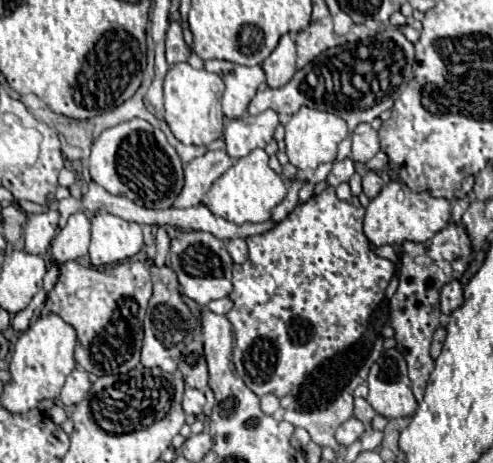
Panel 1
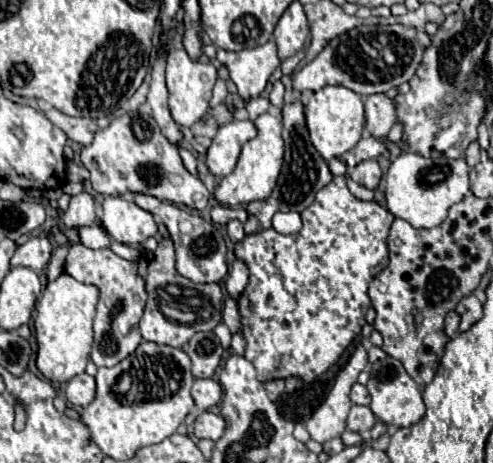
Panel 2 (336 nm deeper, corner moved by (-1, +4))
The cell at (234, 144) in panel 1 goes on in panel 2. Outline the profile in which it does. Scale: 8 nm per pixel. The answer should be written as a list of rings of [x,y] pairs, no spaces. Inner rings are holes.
[[[232,120],[222,128],[218,128],[206,152],[208,170],[218,178],[228,176],[238,162],[242,144],[252,140],[254,136],[256,136],[256,126],[252,120]]]

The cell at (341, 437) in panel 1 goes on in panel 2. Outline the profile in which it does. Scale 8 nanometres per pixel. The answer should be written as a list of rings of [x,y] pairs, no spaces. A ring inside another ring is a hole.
[[[356,404],[350,408],[348,420],[346,420],[348,428],[360,434],[368,432],[374,426],[374,422],[376,422],[376,416],[372,414],[372,410],[368,406],[356,406]]]

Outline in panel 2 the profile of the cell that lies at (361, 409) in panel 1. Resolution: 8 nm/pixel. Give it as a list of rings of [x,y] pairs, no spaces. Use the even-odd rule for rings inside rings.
[[[358,382],[352,386],[350,398],[352,398],[352,402],[354,402],[354,404],[364,404],[364,406],[368,406],[368,404],[370,404],[370,396],[368,396],[366,386],[362,386],[362,384],[358,384]]]

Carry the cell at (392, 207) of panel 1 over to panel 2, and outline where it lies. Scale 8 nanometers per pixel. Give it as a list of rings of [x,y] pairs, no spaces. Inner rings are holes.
[[[404,152],[392,160],[386,172],[386,206],[388,210],[414,228],[434,228],[446,216],[452,204],[460,202],[470,190],[468,164],[464,158],[424,158],[416,152]]]

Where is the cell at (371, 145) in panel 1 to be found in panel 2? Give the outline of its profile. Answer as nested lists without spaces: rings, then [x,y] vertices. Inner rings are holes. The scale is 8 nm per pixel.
[[[374,94],[364,98],[366,106],[366,130],[374,138],[384,138],[396,122],[394,102],[386,94]]]

